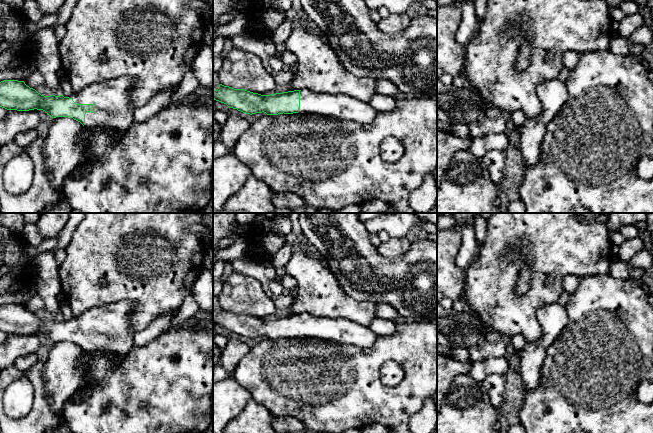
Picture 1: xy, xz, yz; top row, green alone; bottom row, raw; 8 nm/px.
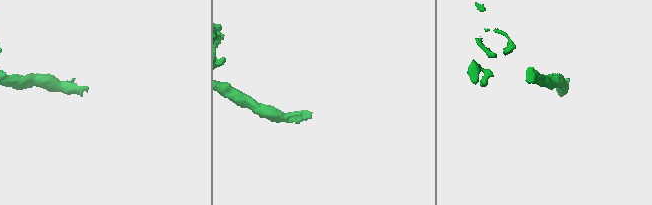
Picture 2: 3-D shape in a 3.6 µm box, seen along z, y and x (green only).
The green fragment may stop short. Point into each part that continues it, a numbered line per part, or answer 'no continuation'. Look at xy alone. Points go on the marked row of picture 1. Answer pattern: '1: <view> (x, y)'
1: xy (113, 111)

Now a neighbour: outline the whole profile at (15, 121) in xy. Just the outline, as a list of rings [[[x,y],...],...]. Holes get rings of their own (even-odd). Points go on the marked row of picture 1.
[[[9,110],[0,120],[0,147],[13,141],[18,133],[37,129],[41,124],[41,110]]]

